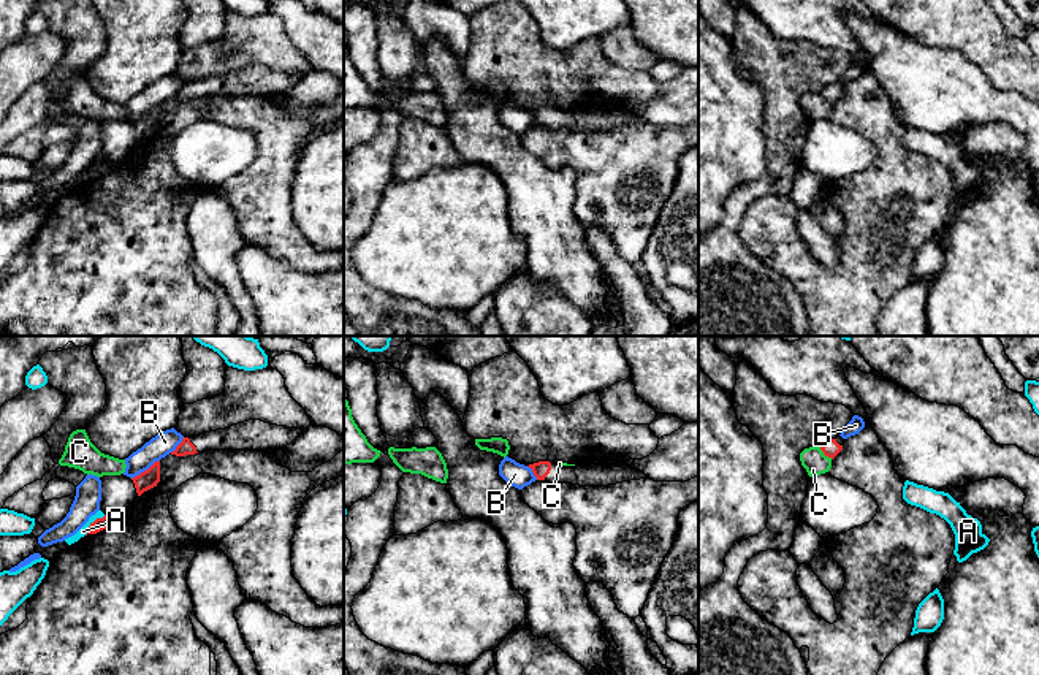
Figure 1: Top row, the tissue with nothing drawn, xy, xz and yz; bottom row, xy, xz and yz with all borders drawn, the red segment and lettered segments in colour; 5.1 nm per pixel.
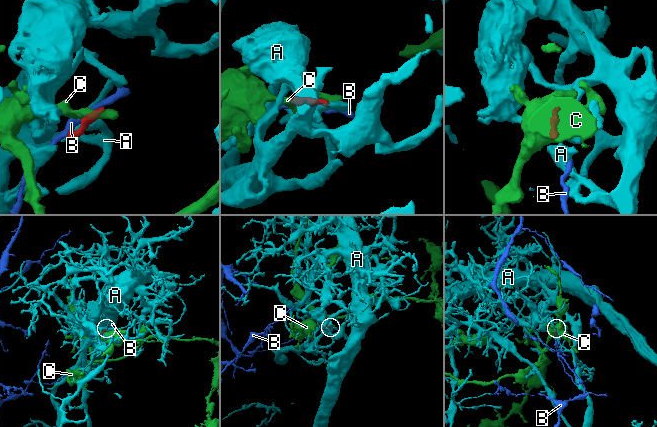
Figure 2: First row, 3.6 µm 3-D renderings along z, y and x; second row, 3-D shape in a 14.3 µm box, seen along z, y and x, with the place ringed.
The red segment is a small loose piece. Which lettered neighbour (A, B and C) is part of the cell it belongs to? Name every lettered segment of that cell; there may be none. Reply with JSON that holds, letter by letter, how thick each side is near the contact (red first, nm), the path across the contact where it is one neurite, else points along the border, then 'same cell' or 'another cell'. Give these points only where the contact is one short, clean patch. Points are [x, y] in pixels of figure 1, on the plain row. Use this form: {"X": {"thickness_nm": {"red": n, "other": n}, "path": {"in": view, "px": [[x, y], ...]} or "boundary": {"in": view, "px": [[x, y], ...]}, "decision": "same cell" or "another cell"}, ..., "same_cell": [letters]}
{"A": {"thickness_nm": {"red": 70, "other": 50}, "boundary": {"in": "xy", "px": [[105, 160], [98, 162], [84, 179]]}, "decision": "another cell"}, "B": {"thickness_nm": {"red": 90, "other": 120}, "decision": "another cell"}, "C": {"thickness_nm": {"red": 90, "other": 120}, "boundary": {"in": "yz", "px": [[819, 92], [832, 103]]}, "decision": "another cell"}, "same_cell": []}

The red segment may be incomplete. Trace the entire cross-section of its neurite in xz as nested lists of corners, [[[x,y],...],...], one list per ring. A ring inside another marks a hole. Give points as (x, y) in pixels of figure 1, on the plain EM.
[[[550,106],[529,109],[537,125],[550,128],[572,128],[580,132],[608,132],[630,125],[646,124],[646,120],[624,108],[616,109],[575,109],[559,111]]]

